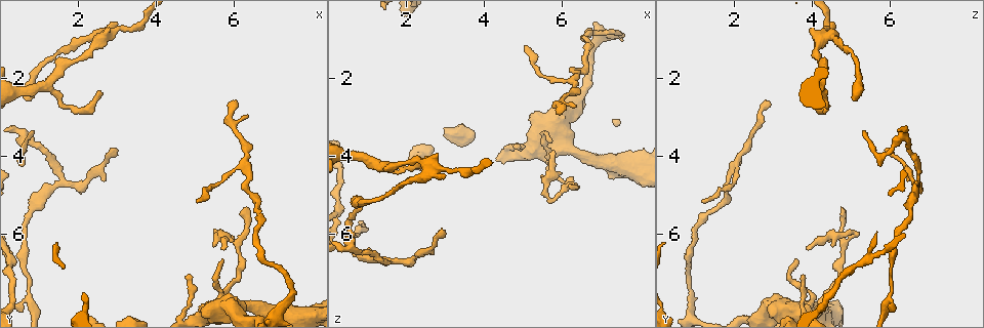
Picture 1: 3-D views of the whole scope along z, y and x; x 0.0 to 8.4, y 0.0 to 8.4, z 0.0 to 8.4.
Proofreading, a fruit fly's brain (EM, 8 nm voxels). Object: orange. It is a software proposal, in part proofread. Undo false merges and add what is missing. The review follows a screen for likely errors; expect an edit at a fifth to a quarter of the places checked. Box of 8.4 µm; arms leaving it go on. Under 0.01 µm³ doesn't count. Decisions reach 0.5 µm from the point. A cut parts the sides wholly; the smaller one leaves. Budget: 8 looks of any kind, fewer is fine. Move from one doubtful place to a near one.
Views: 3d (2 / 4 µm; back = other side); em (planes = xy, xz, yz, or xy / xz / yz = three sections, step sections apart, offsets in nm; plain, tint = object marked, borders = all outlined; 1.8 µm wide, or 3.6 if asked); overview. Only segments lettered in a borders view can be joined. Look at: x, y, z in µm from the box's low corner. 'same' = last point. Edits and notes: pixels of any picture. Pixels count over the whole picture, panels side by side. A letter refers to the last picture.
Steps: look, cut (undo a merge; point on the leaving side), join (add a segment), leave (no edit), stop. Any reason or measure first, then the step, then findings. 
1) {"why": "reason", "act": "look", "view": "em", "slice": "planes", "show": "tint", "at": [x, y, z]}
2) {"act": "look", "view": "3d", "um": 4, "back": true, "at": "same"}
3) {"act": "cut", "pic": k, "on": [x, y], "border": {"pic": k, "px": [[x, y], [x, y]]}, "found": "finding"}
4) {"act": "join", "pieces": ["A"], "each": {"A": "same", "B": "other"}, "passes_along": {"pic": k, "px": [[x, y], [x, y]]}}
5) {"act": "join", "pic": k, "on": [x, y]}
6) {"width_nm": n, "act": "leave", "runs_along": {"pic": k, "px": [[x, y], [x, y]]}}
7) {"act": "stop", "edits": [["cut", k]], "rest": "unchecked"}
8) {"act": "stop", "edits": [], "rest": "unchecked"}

{"why": "tapers out", "act": "look", "view": "3d", "um": 2, "at": [0.60, 2.55, 5.00]}

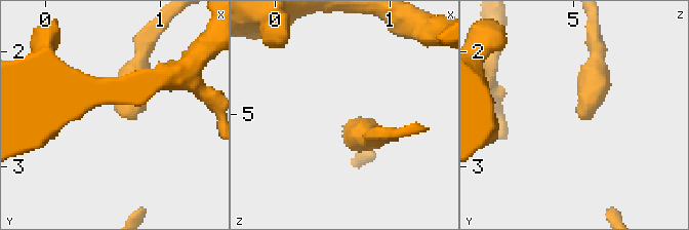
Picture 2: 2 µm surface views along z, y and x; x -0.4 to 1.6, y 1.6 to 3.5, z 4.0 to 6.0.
{"act": "look", "view": "em", "slice": "planes", "show": "borders", "at": [0.64, 2.58, 5.08]}

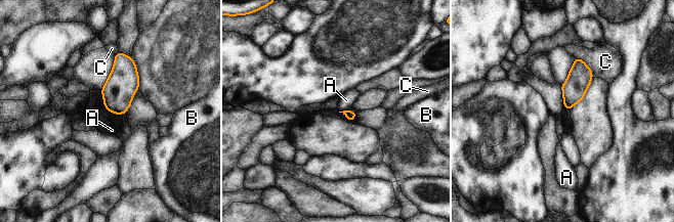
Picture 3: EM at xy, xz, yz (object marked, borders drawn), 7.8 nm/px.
{"act": "leave", "each": {"A": "other", "B": "other", "C": "other"}, "border": {"pic": 3, "px": [[347, 108], [339, 112]]}, "found": "none of them fits"}

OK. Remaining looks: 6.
{"why": "thin neck", "act": "look", "view": "em", "slice": "xy", "step": 16, "show": "tint", "at": [0.65, 7.15, 6.05]}

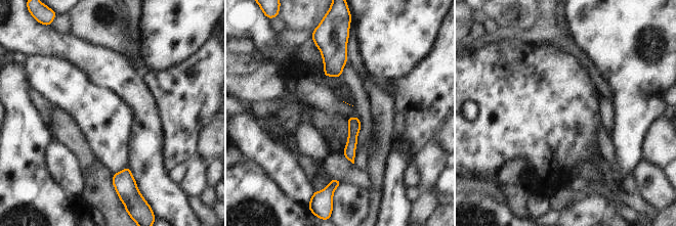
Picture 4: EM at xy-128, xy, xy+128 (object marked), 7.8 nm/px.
{"why": "cut it another way", "act": "look", "view": "em", "slice": "planes", "show": "tint", "at": "same"}

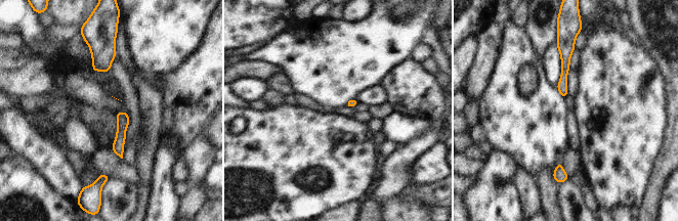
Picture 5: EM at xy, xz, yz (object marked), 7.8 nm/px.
{"act": "look", "view": "em", "slice": "planes", "show": "borders", "at": "same"}

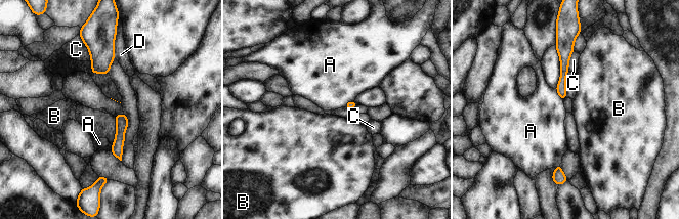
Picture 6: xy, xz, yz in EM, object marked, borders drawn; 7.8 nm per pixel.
{"act": "leave", "each": {"A": "other", "B": "other", "C": "other", "D": "other"}, "runs_along": {"pic": 6, "px": [[570, 48], [564, 54], [562, 95]]}, "found": "one cell here"}

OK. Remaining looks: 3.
{"why": "an open end", "act": "look", "view": "3d", "um": 2, "at": [5.10, 5.20, 1.25]}

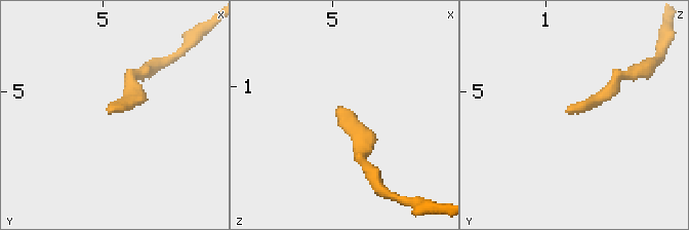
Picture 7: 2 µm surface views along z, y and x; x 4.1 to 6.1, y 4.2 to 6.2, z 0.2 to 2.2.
{"act": "look", "view": "em", "slice": "planes", "show": "borders", "at": [5.12, 5.18, 1.18]}

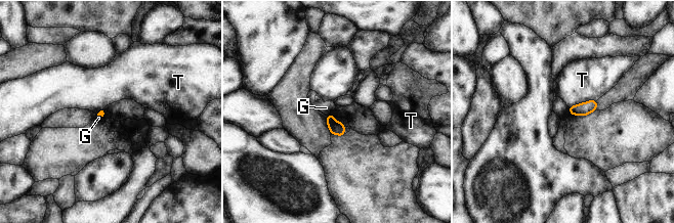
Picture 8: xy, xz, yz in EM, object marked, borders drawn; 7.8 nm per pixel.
{"act": "leave", "each": {"G": "other", "T": "other"}, "border": {"pic": 8, "px": [[330, 113], [326, 115]]}, "found": "no lettered segment goes on from it"}

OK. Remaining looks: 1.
{"act": "stop", "edits": [], "rest": "unchecked"}

